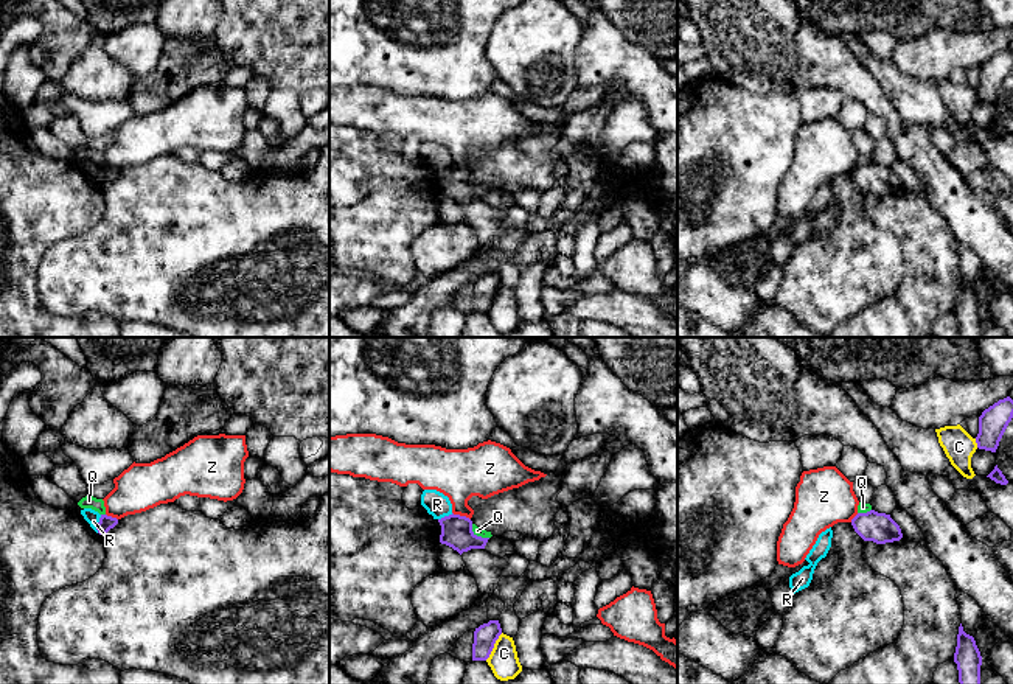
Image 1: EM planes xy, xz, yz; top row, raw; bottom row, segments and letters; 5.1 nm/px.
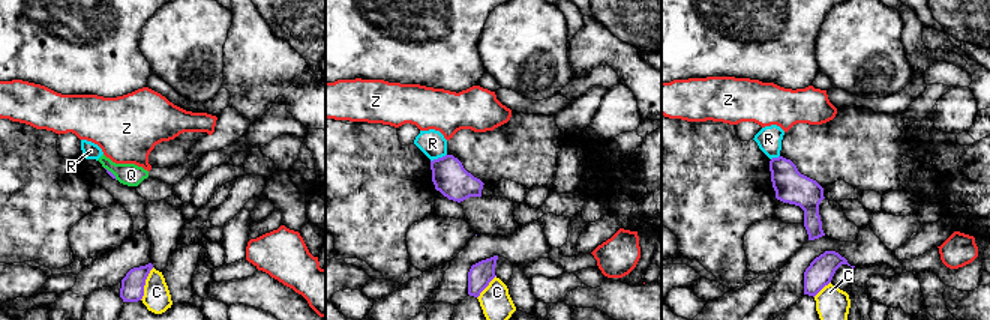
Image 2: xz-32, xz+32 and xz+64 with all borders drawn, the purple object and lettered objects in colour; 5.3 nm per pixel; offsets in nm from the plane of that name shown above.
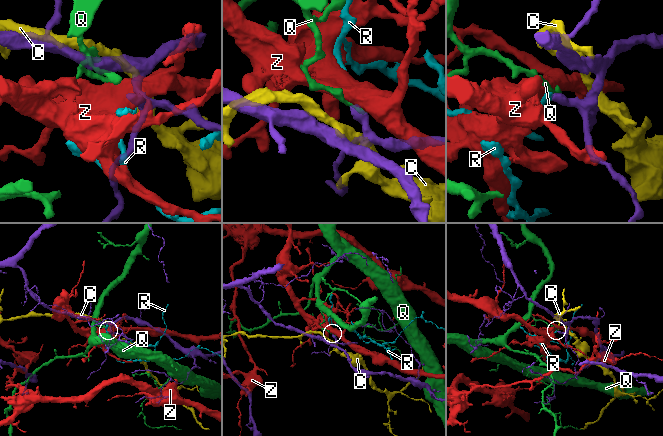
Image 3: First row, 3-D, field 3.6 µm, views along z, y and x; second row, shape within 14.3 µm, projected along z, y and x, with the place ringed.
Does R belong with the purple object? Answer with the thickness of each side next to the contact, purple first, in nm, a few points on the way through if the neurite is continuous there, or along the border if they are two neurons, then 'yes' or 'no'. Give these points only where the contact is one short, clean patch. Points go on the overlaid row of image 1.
80/70 nm | along xy (101, 515), (97, 532) | no

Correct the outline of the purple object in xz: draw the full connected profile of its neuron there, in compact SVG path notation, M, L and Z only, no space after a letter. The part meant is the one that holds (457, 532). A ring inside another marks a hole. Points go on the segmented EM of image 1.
M449 515L438 519L441 525L440 543L452 547L460 555L471 549L485 549L489 538L477 536L472 532L472 521L466 516Z

